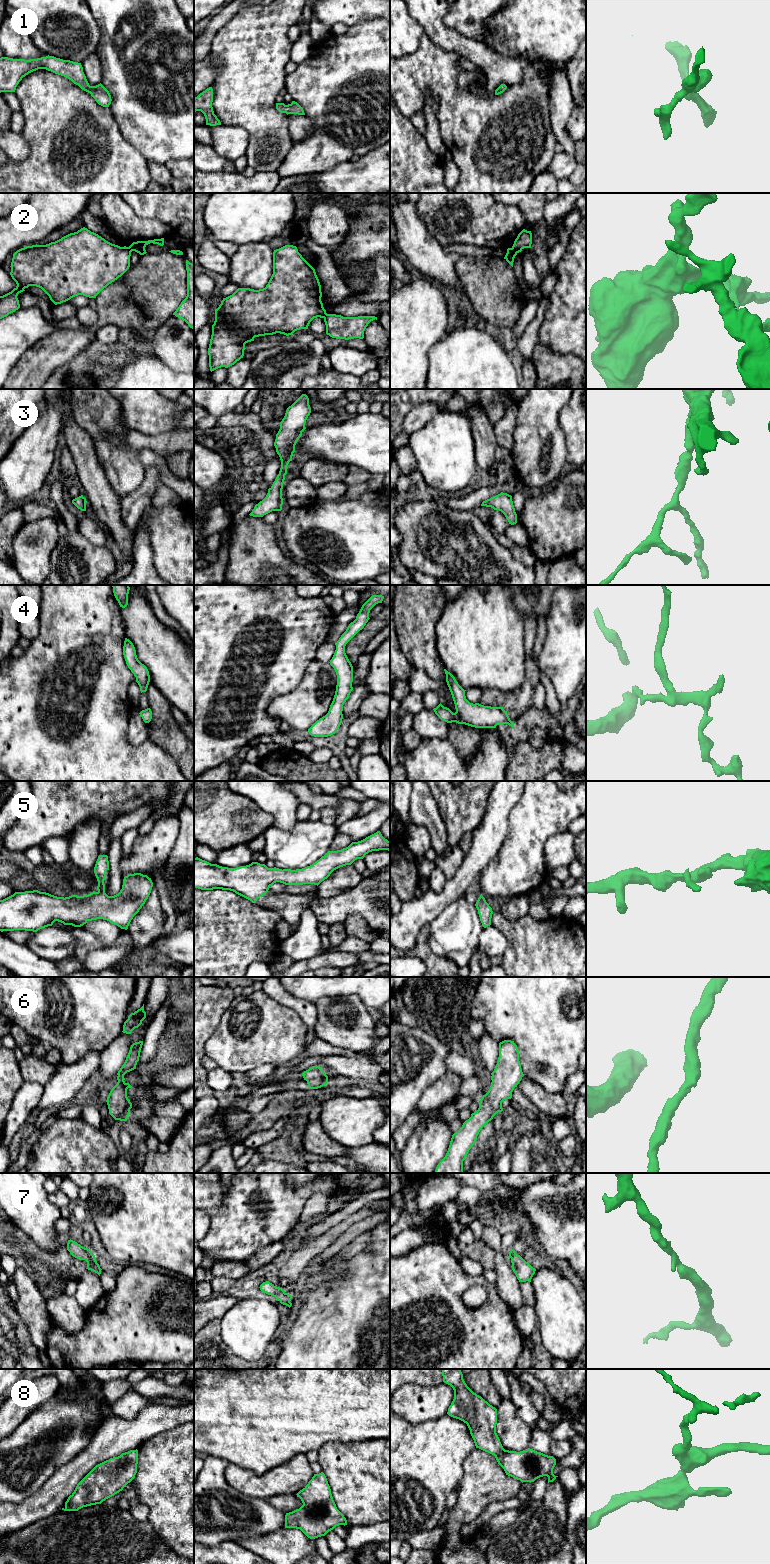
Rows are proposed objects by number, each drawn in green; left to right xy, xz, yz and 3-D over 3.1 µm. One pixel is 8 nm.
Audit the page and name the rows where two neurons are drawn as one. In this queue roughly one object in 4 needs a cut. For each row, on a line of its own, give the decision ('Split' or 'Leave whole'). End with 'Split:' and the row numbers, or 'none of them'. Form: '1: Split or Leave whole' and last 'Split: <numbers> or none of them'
1: Leave whole
2: Split
3: Leave whole
4: Leave whole
5: Leave whole
6: Leave whole
7: Leave whole
8: Leave whole
Split: 2

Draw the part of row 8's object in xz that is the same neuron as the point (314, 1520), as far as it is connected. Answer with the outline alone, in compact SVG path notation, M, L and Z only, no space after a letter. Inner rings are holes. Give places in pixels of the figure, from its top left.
M323 1472L314 1474L297 1494L303 1505L285 1515L285 1528L300 1529L308 1538L325 1536L336 1526L347 1525L337 1509L331 1489Z

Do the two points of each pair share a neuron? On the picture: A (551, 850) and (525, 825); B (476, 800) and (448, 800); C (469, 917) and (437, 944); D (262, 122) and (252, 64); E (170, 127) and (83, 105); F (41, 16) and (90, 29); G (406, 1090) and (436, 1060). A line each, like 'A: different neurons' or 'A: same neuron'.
A: different neurons
B: same neuron
C: same neuron
D: same neuron
E: different neurons
F: same neuron
G: same neuron

